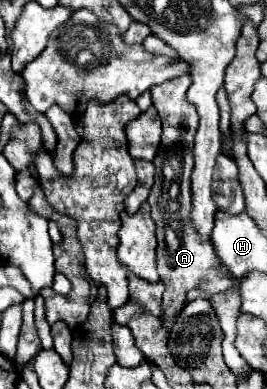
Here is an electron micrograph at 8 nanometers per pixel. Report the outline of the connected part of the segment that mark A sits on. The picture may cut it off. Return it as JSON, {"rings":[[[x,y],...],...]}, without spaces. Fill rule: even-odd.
{"rings":[[[183,74],[169,82],[151,88],[153,106],[157,108],[161,122],[163,122],[163,136],[157,156],[153,158],[155,164],[155,184],[147,198],[151,206],[151,218],[157,226],[157,272],[161,282],[165,284],[163,292],[163,314],[167,310],[179,310],[185,306],[183,298],[185,292],[191,288],[207,290],[209,294],[225,292],[231,288],[233,280],[229,270],[221,264],[219,256],[215,254],[211,242],[203,238],[191,220],[191,172],[193,172],[193,138],[199,126],[199,116],[193,104],[187,102],[185,92],[191,84],[191,76]]]}

